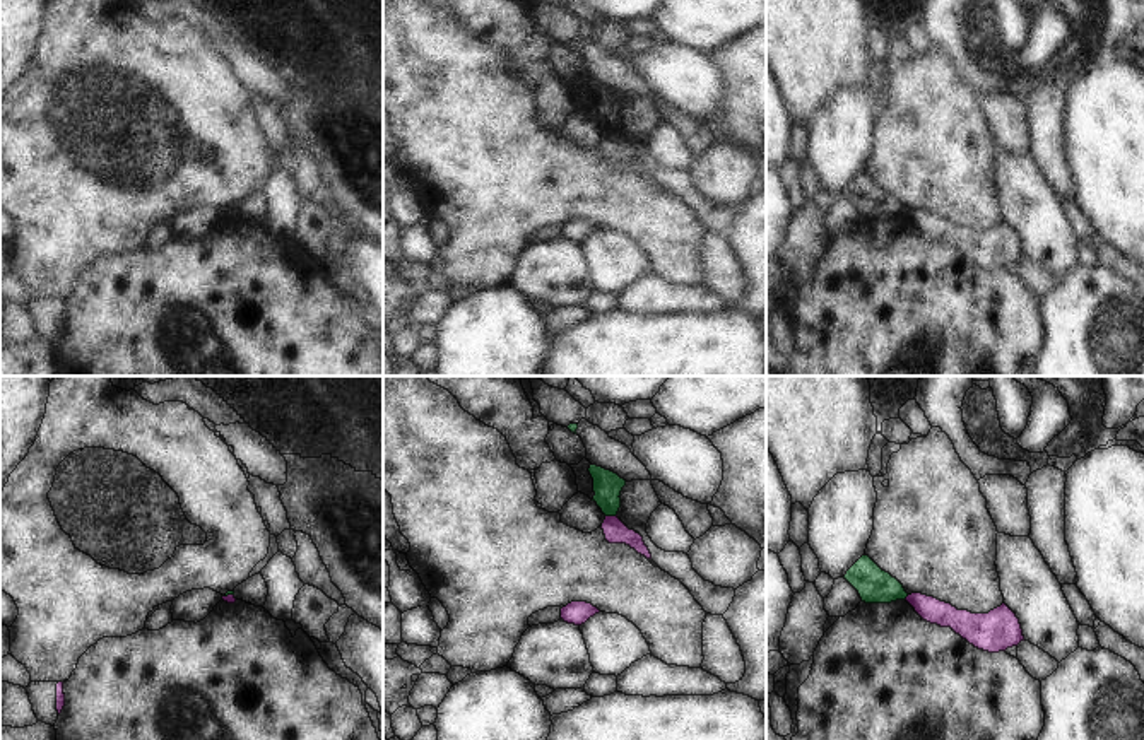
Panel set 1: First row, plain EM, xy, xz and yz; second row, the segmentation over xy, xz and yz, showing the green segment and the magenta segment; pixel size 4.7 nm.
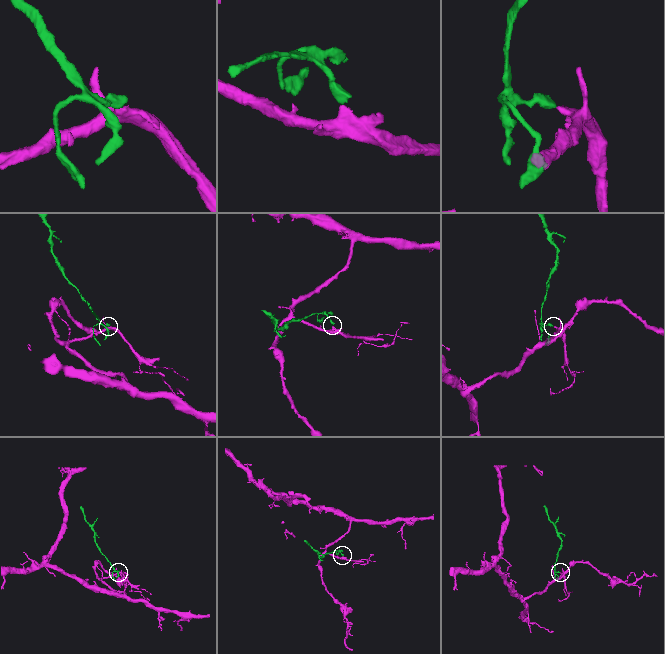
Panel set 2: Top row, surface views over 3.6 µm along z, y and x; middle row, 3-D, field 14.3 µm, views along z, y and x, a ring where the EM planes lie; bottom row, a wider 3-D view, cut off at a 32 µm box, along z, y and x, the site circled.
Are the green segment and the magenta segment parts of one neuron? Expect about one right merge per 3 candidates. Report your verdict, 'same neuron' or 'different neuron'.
different neuron

